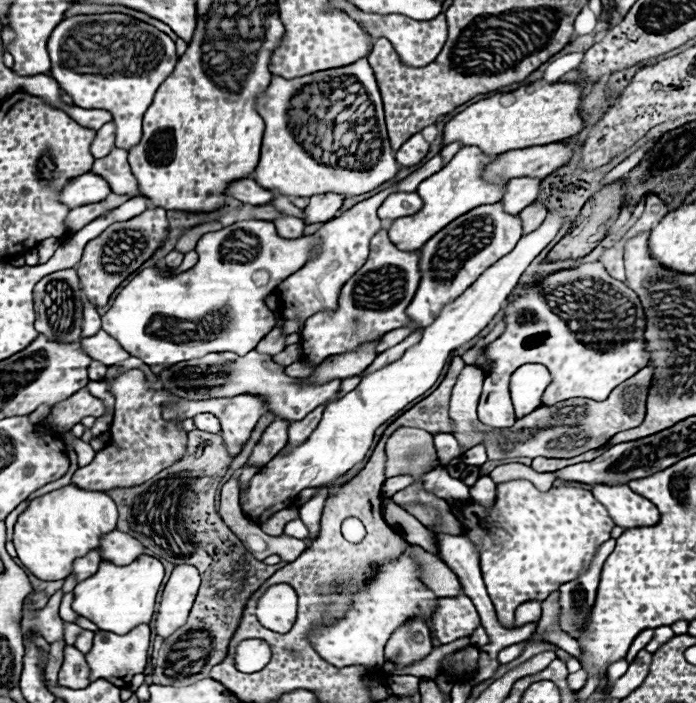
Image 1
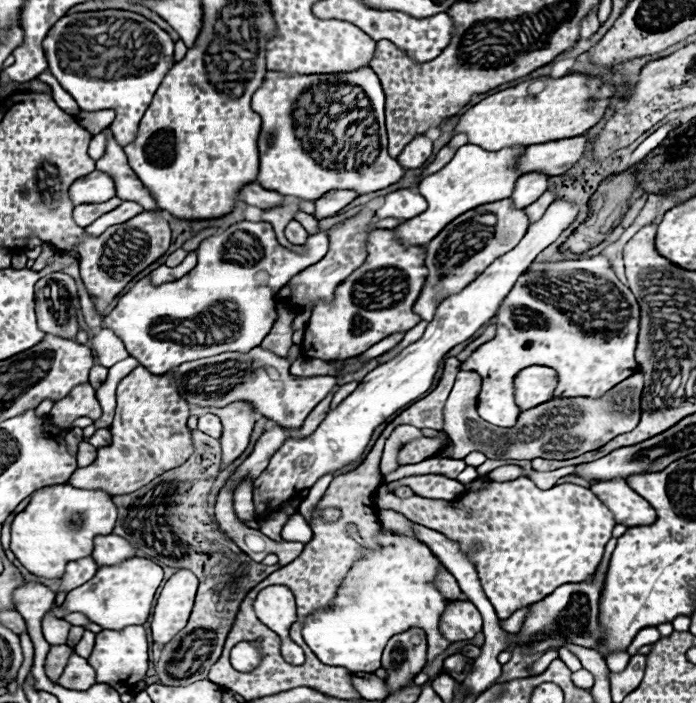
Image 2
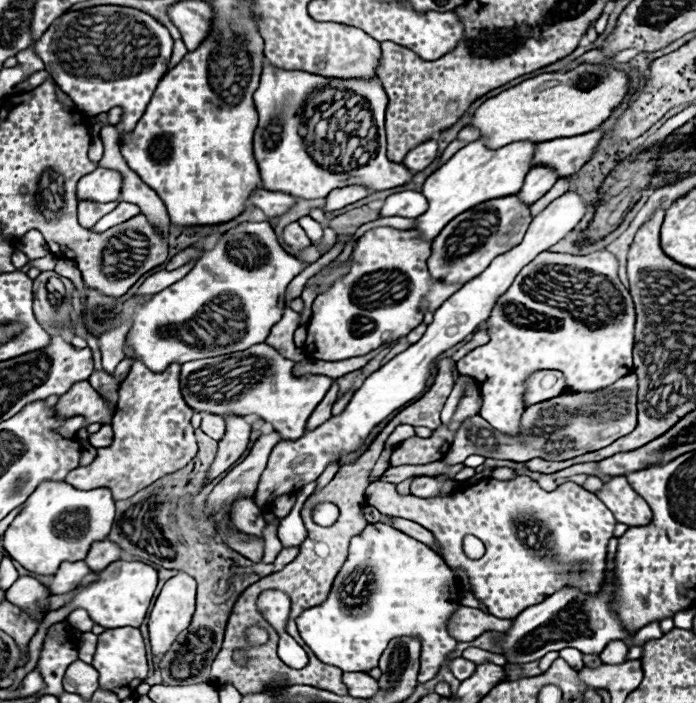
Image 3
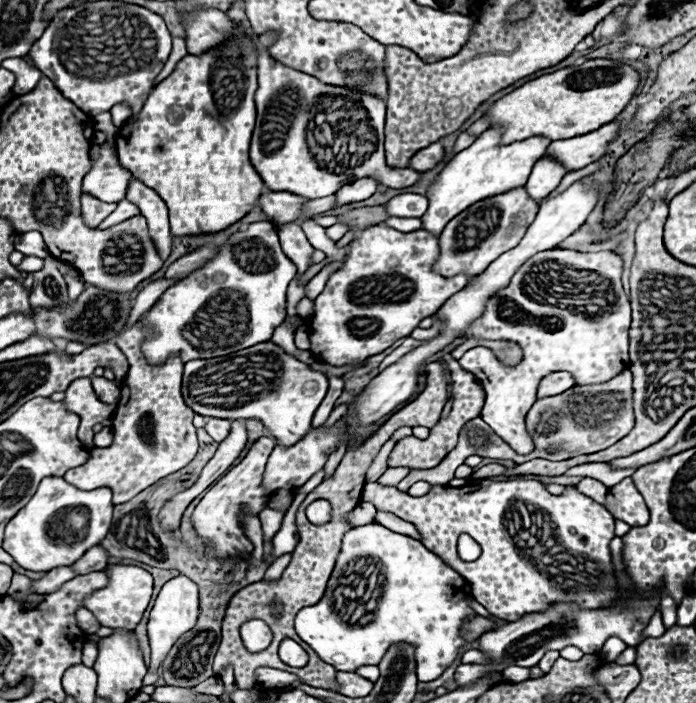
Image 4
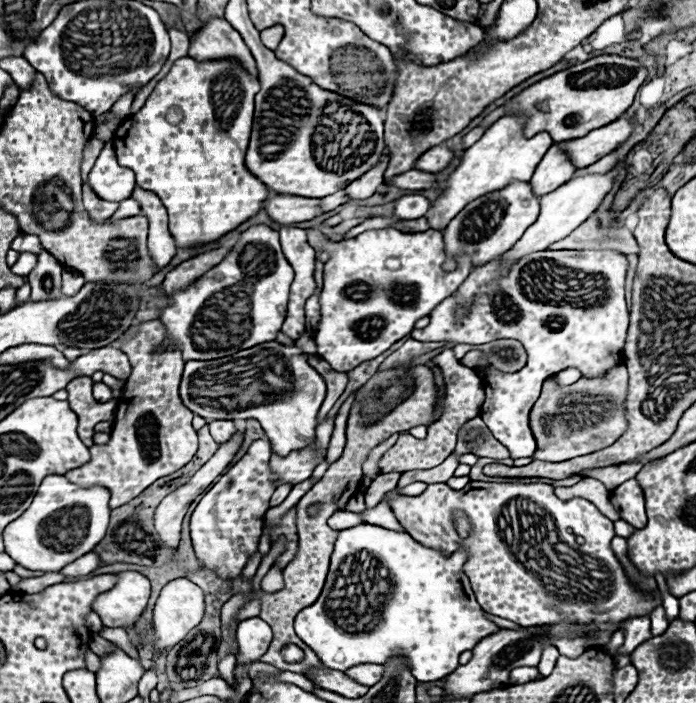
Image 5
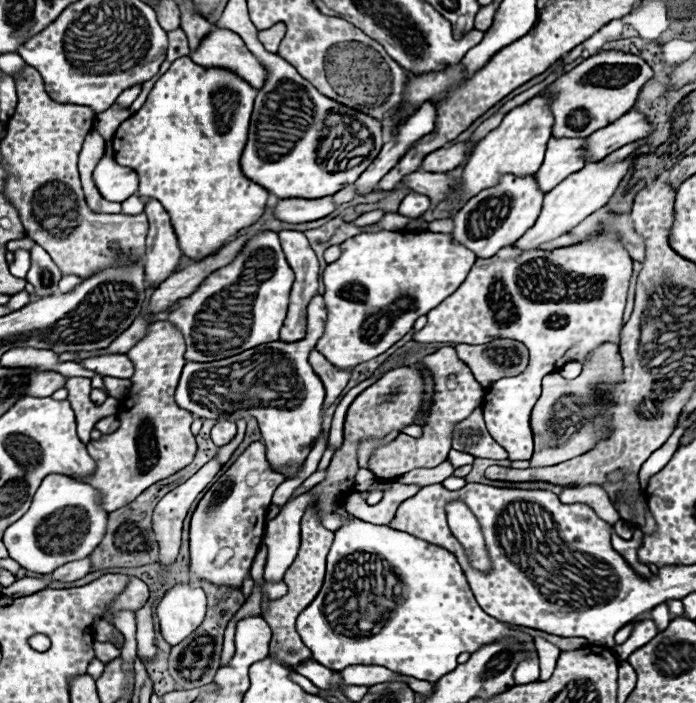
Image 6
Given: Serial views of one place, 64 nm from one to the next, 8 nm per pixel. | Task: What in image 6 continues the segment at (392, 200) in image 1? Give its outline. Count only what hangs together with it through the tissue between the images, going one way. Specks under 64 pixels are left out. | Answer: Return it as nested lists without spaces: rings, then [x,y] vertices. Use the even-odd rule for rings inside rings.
[[[408,194],[398,208],[398,214],[406,218],[420,218],[430,208],[430,198],[424,194]]]

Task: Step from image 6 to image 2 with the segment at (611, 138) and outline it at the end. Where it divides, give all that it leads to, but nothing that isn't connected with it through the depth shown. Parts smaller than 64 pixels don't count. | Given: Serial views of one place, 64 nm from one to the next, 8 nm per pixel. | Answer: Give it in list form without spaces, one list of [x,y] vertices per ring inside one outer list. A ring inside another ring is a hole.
[[[574,136],[574,138],[528,146],[526,152],[520,154],[516,160],[518,172],[520,174],[540,172],[546,176],[558,176],[580,160],[588,142],[590,140],[584,136]]]

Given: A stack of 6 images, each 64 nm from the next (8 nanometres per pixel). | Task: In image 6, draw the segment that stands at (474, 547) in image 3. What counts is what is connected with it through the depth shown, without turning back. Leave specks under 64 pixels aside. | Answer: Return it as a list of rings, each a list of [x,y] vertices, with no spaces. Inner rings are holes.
[[[352,518],[334,534],[324,586],[296,620],[296,630],[318,664],[336,672],[354,664],[376,664],[418,680],[436,682],[458,666],[458,654],[474,652],[490,640],[518,636],[524,648],[534,648],[532,636],[510,630],[486,616],[466,582],[458,558],[448,550],[358,518]],[[366,556],[378,556],[386,562],[402,584],[394,608],[388,612],[386,596],[376,592],[374,570],[366,570]]]

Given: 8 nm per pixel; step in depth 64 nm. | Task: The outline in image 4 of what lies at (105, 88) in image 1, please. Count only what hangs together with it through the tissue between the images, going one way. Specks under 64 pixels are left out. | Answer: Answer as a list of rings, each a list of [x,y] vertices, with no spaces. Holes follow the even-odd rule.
[[[86,2],[58,12],[58,16],[54,16],[54,20],[48,24],[44,34],[34,42],[28,54],[34,60],[36,68],[42,70],[42,74],[54,82],[62,96],[74,102],[82,112],[94,116],[100,112],[108,112],[114,104],[126,102],[132,110],[128,122],[134,122],[154,88],[156,76],[168,60],[170,48],[172,36],[158,14],[136,4]]]

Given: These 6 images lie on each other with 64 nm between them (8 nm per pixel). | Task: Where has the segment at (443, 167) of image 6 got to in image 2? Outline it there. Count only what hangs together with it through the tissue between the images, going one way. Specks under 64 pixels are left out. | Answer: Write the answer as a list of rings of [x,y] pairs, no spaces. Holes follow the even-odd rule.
[[[418,136],[404,146],[404,150],[398,156],[398,162],[404,168],[420,168],[430,158],[430,154],[432,154],[432,140],[428,140],[426,136]]]

